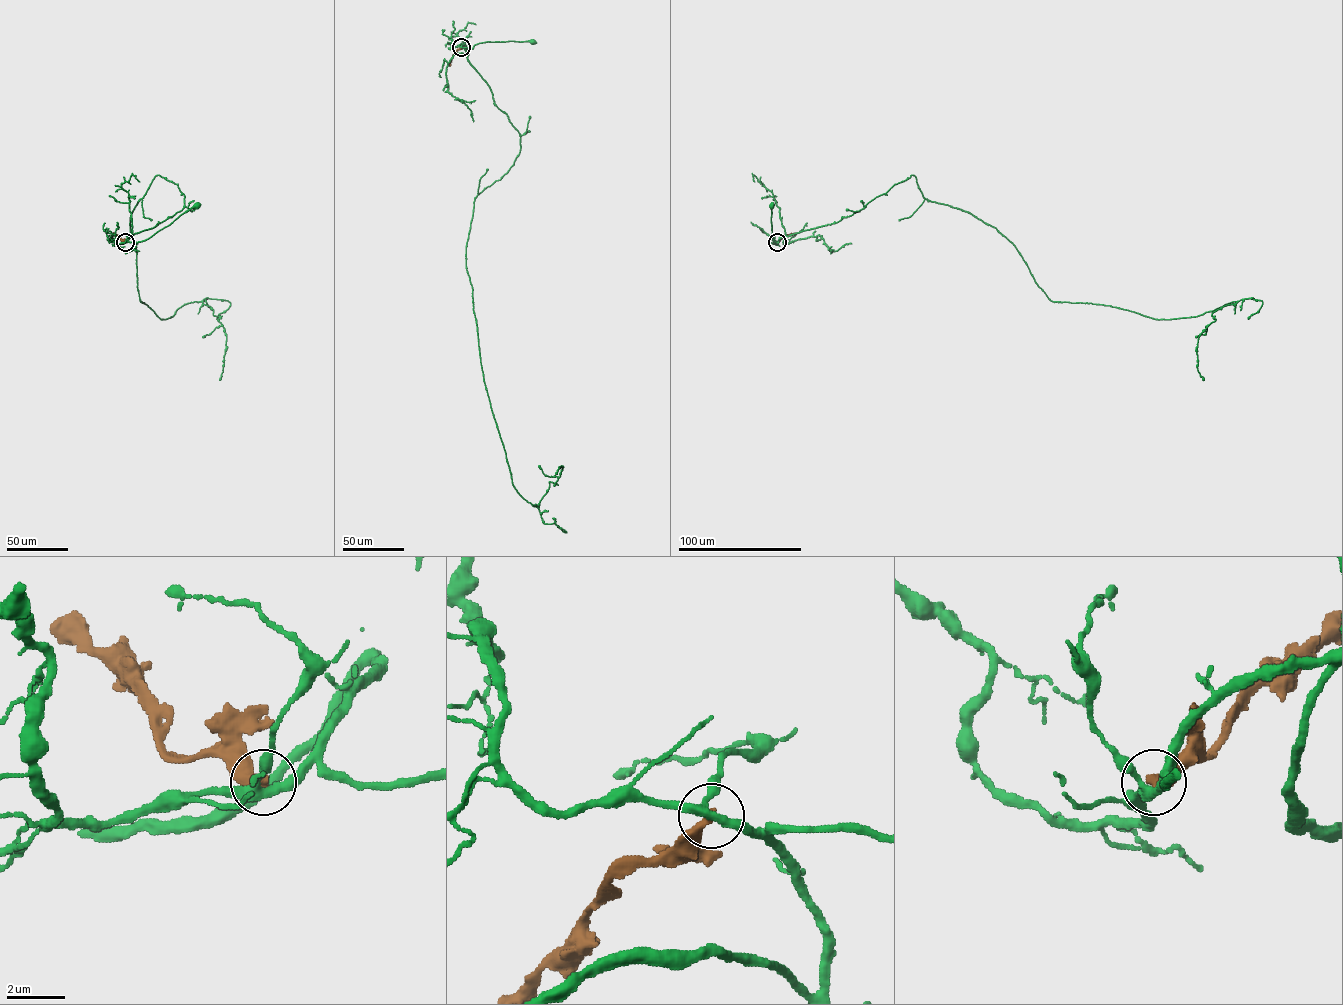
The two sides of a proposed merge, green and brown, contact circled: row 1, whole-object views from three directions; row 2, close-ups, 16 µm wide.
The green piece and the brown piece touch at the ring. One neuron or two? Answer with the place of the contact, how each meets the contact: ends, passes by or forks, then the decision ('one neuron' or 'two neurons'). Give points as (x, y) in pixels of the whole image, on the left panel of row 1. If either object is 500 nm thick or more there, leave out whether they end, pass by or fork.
(125, 242) | green forks | brown ends | two neurons

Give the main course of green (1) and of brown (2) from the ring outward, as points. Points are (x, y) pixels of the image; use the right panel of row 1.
1: (777, 242), (772, 239), (772, 205)
2: (777, 242), (796, 232)

